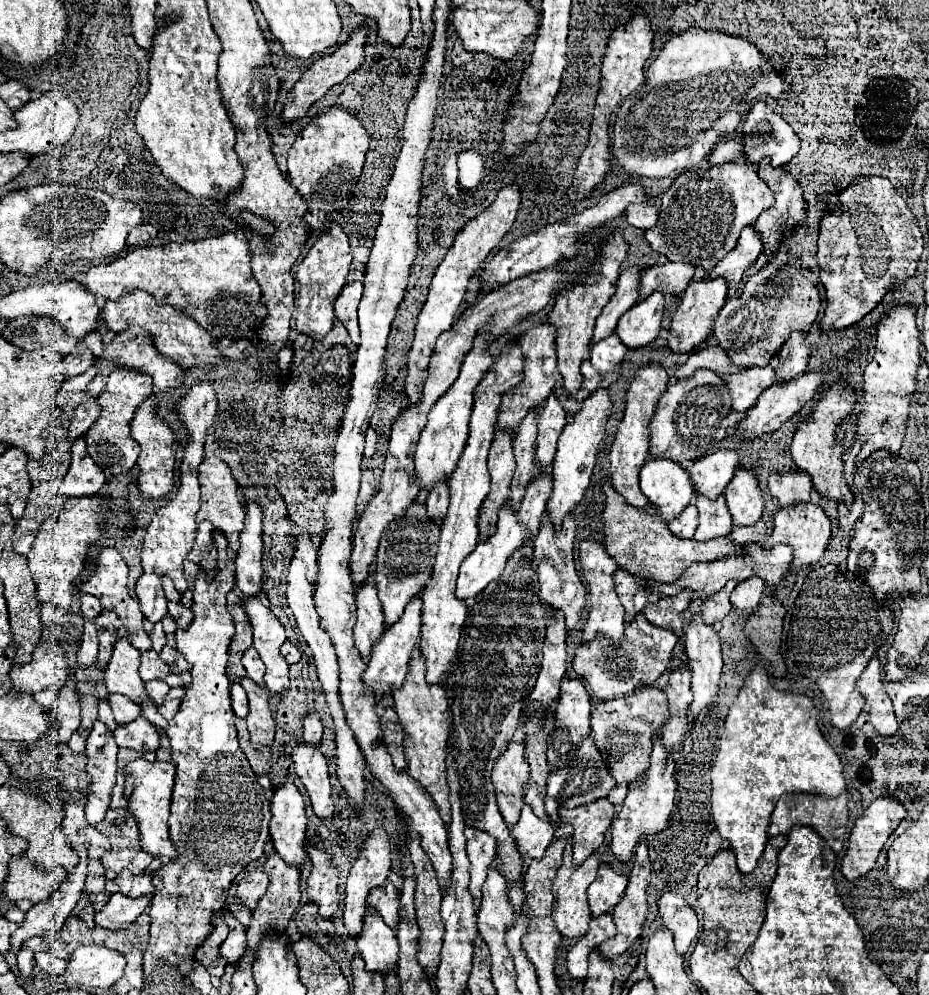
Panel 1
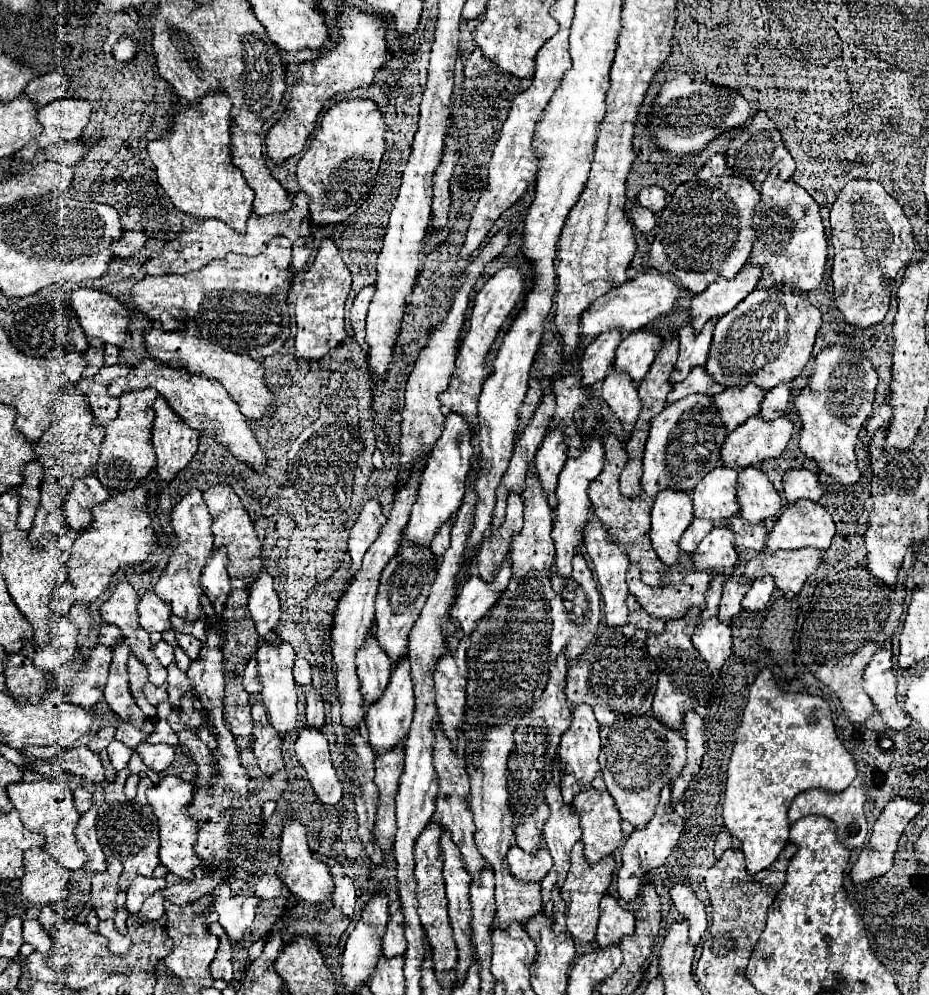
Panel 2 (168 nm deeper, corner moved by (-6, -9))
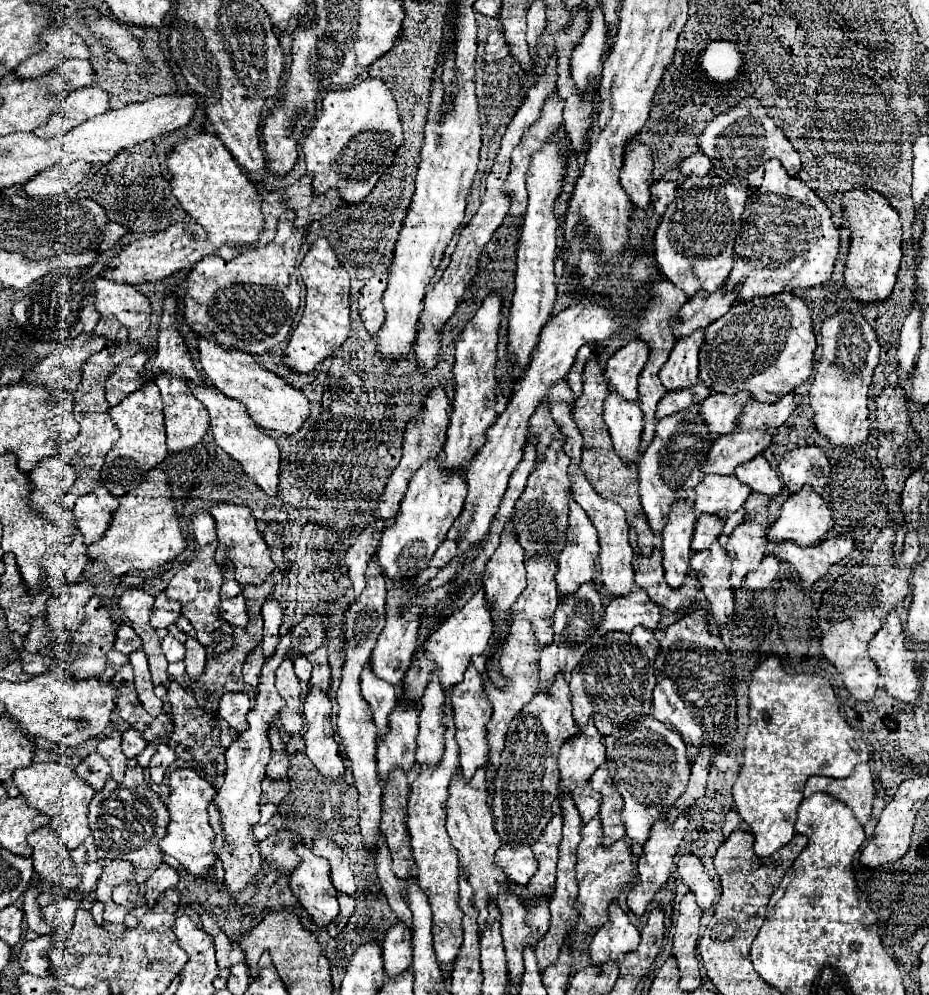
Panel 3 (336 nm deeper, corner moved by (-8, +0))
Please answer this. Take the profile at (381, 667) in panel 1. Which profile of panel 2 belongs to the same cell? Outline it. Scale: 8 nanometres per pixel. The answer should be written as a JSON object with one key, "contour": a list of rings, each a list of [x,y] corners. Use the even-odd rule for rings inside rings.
{"contour":[[[402,657],[394,665],[388,685],[382,691],[380,699],[376,699],[376,703],[368,705],[366,729],[368,729],[368,737],[370,737],[368,741],[374,747],[374,751],[380,753],[380,751],[386,751],[386,749],[402,743],[408,735],[412,715],[414,715],[414,691],[412,691],[412,681],[410,681],[410,661],[408,661],[408,657]]]}

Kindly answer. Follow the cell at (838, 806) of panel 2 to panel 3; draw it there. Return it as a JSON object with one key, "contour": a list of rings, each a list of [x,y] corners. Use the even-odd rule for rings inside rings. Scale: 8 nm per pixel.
{"contour":[[[856,766],[854,772],[846,778],[826,778],[826,776],[810,776],[804,788],[804,796],[812,796],[814,792],[826,792],[854,810],[854,816],[860,824],[866,824],[872,812],[874,802],[874,778],[870,766]]]}

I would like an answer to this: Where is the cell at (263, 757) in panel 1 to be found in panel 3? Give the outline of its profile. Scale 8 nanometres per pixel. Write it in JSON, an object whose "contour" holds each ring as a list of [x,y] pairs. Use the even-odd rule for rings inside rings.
{"contour":[[[264,778],[262,782],[262,804],[282,804],[282,800],[286,798],[286,794],[290,792],[290,784],[288,780],[270,780]]]}

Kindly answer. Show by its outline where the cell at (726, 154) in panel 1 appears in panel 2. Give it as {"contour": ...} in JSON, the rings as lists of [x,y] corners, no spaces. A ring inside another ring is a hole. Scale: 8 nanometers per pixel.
{"contour":[[[718,153],[718,155],[714,155],[714,157],[698,171],[698,177],[700,177],[700,179],[710,179],[710,177],[714,177],[714,175],[726,175],[726,171],[728,171],[726,165],[728,165],[728,163],[726,163],[726,159],[724,159],[724,153]]]}

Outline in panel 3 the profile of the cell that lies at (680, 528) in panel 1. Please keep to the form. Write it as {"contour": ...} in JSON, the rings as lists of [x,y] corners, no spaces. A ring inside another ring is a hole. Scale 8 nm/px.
{"contour":[[[700,514],[698,522],[696,522],[696,530],[694,530],[694,538],[692,538],[692,552],[698,550],[706,550],[712,546],[712,542],[716,542],[722,534],[722,520],[718,516],[712,514]]]}

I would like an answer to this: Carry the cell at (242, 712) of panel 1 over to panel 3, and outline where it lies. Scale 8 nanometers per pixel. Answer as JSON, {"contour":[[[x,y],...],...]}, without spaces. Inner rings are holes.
{"contour":[[[228,692],[220,698],[220,706],[218,706],[218,716],[222,720],[226,720],[230,724],[230,728],[234,728],[236,732],[244,732],[246,730],[246,714],[250,712],[252,702],[246,694],[242,692]]]}

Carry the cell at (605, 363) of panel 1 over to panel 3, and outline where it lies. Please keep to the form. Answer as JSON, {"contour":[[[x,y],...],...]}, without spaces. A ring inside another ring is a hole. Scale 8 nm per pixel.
{"contour":[[[610,390],[604,404],[604,422],[610,428],[616,454],[628,464],[636,464],[640,458],[642,418],[644,414],[638,402],[626,402],[614,390]]]}

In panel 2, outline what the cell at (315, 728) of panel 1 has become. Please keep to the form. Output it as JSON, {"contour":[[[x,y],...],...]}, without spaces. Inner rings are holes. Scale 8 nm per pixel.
{"contour":[[[318,691],[306,693],[306,727],[312,729],[324,727],[324,701]]]}

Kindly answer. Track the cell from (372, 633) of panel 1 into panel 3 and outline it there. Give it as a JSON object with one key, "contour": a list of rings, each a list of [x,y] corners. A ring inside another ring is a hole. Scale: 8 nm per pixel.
{"contour":[[[370,666],[362,672],[362,696],[368,702],[372,710],[372,720],[378,728],[378,738],[386,734],[386,722],[390,716],[390,710],[394,710],[394,702],[398,702],[396,688],[384,680],[380,680]]]}

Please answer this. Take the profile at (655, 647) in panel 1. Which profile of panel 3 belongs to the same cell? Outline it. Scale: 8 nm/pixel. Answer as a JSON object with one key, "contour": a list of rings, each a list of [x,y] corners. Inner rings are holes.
{"contour":[[[638,626],[632,634],[610,632],[594,636],[592,646],[584,654],[582,662],[572,670],[568,686],[572,692],[574,720],[584,730],[588,720],[594,720],[602,736],[614,734],[632,722],[642,720],[652,708],[652,690],[656,686],[654,660],[658,654],[658,642],[654,634]]]}

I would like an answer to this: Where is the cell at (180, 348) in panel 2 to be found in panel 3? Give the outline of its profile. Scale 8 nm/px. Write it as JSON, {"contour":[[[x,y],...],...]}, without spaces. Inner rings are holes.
{"contour":[[[200,338],[198,354],[200,354],[198,356],[200,368],[208,374],[212,384],[218,390],[222,390],[226,396],[240,400],[246,406],[246,412],[256,426],[290,436],[296,434],[302,428],[302,424],[308,420],[310,416],[308,398],[300,390],[292,388],[286,380],[260,368],[254,356],[240,350],[224,350],[214,340],[206,340],[206,338]]]}

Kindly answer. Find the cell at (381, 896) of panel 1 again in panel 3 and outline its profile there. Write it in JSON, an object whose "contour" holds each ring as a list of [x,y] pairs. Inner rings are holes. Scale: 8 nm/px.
{"contour":[[[402,922],[386,932],[386,942],[382,942],[382,960],[390,978],[402,974],[402,970],[412,966],[412,936],[410,930],[402,926]]]}

